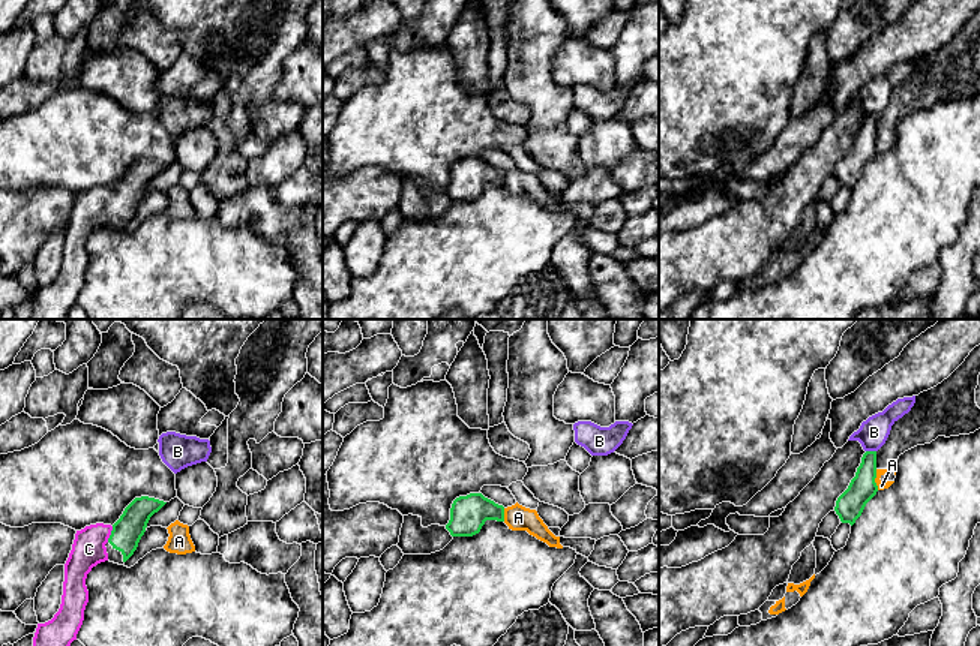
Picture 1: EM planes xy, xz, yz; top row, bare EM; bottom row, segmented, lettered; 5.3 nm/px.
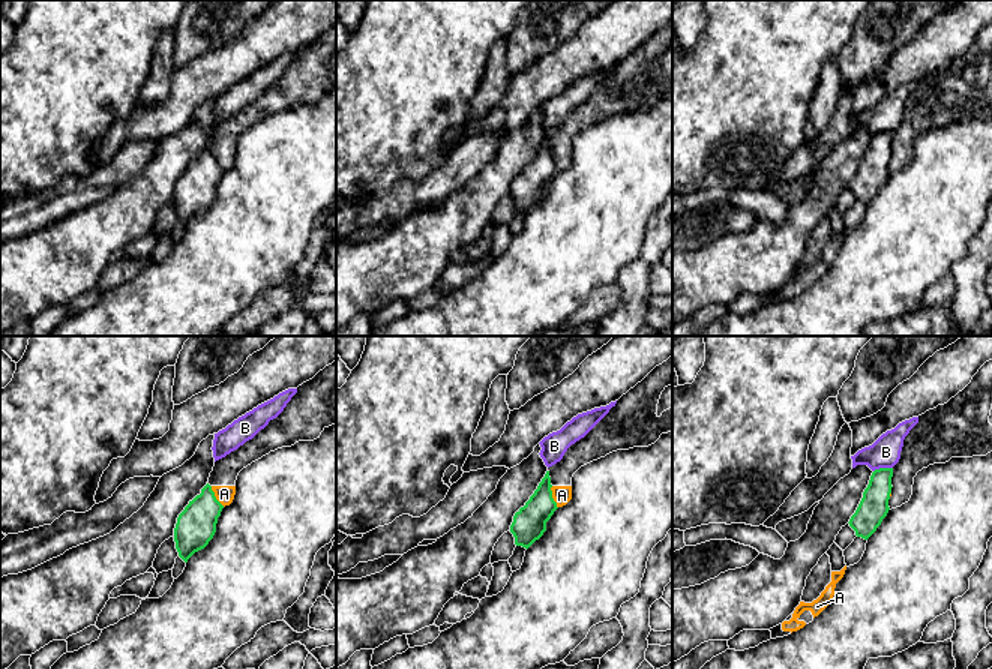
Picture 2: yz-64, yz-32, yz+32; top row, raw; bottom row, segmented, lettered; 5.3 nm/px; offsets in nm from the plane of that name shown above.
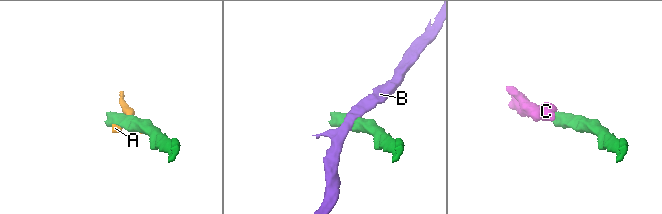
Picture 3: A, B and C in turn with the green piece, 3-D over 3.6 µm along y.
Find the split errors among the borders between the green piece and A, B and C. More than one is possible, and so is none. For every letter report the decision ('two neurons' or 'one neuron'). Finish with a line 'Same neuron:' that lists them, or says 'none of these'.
A: two neurons
B: two neurons
C: one neuron
Same neuron: C

